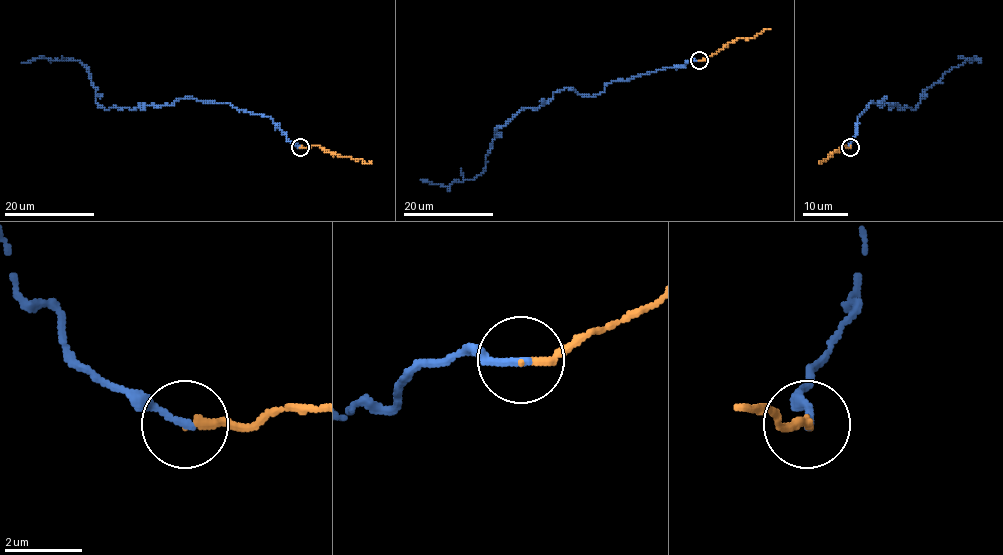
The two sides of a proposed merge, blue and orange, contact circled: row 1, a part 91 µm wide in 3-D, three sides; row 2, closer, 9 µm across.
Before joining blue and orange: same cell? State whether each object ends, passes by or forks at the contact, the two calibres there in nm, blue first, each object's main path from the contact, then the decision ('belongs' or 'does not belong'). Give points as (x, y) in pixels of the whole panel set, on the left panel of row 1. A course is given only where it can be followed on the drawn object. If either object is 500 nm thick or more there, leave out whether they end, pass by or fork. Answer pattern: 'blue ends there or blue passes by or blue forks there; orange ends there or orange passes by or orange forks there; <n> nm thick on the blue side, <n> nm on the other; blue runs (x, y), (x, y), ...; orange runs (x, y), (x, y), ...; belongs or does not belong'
blue ends there; orange ends there; 200 nm thick on the blue side, 190 nm on the other; blue runs (300, 147), (269, 117), (228, 103), (183, 98), (106, 109), (95, 100), (85, 65), (73, 58), (21, 63); orange runs (300, 148), (319, 146), (337, 156), (372, 162); belongs

